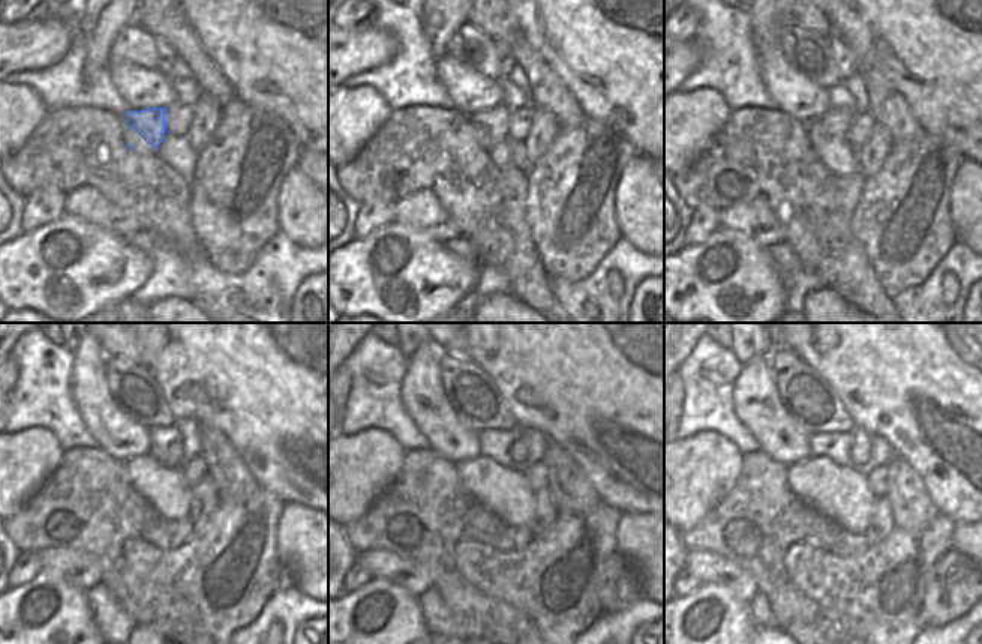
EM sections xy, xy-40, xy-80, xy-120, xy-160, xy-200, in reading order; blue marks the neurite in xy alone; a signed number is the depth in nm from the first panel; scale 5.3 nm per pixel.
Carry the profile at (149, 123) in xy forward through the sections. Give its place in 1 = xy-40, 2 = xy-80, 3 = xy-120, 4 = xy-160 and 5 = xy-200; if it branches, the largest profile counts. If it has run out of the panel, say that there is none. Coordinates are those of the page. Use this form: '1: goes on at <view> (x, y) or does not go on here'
1: goes on at xy-40 (492, 126)
2: goes on at xy-80 (834, 122)
3: goes on at xy-120 (173, 460)
4: goes on at xy-160 (517, 451)
5: goes on at xy-200 (859, 452)

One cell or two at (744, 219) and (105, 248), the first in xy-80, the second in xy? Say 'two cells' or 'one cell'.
two cells

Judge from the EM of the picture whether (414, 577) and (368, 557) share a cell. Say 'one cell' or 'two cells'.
one cell

